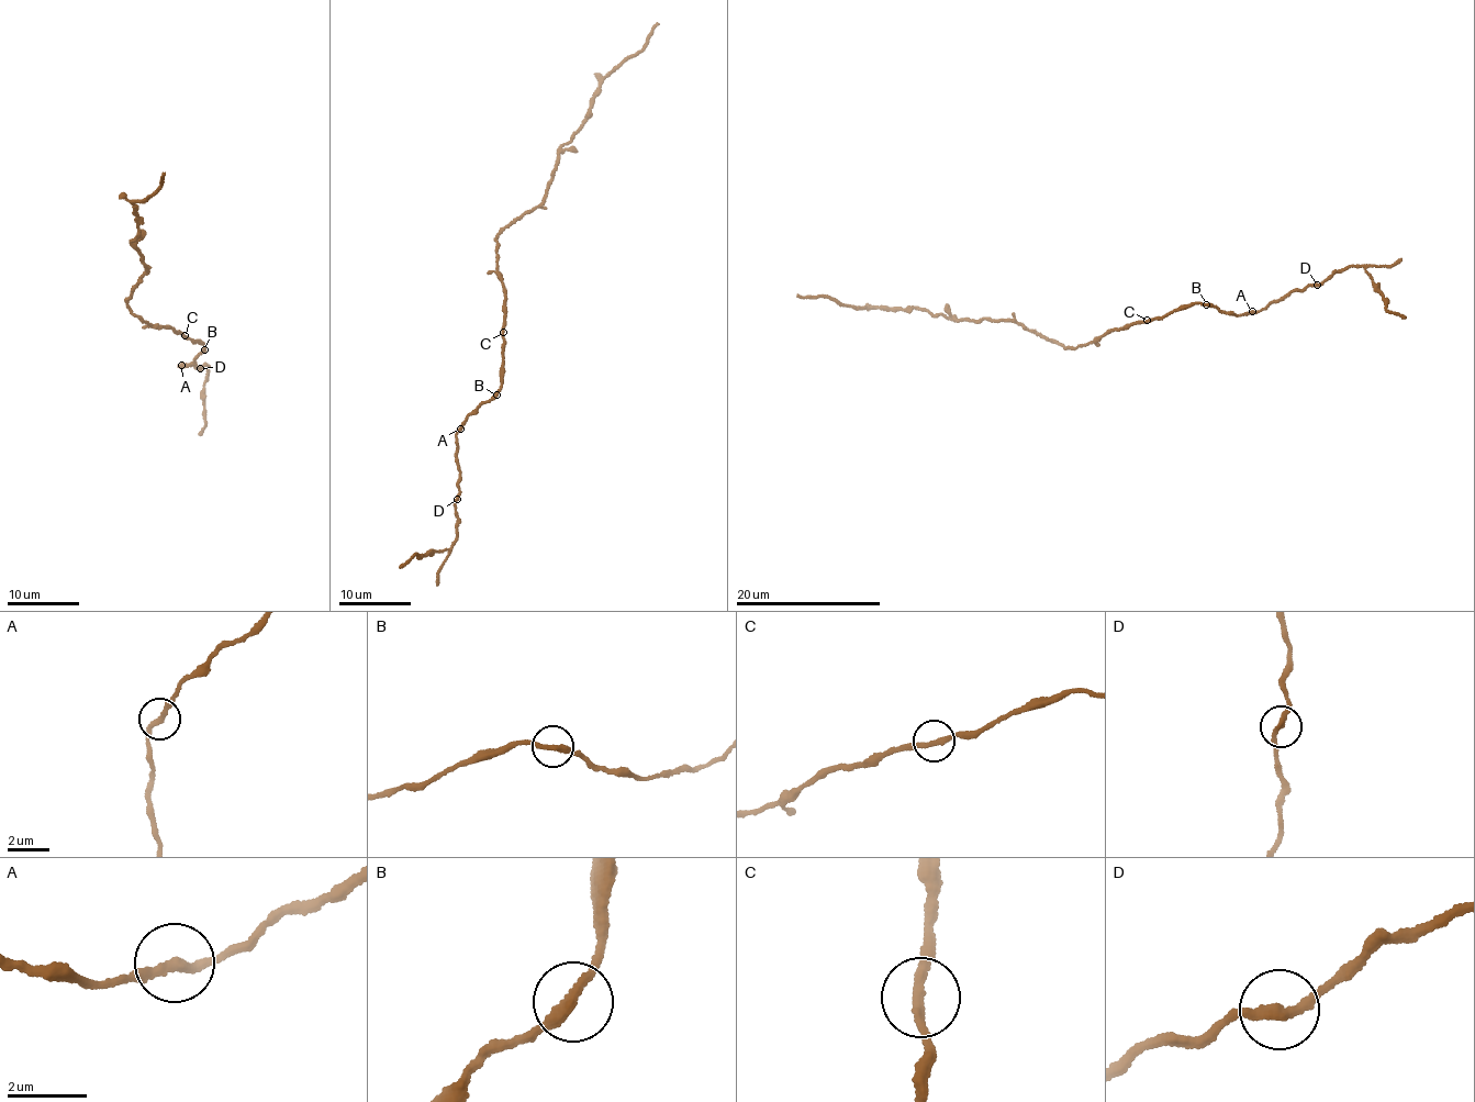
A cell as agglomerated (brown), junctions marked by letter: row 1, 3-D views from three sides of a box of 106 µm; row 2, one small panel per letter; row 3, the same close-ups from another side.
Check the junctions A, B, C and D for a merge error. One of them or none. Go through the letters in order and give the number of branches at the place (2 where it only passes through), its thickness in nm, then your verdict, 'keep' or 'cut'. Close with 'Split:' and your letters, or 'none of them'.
A: 2 | 240 nm | keep
B: 2 | 260 nm | keep
C: 2 | 240 nm | keep
D: 2 | 240 nm | keep
Split: none of them

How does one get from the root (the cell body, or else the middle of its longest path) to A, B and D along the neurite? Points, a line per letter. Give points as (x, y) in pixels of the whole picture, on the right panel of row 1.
A: (1112, 331), (1153, 320), (1198, 302), (1236, 315), (1252, 311)
B: (1112, 331), (1153, 320), (1195, 303), (1206, 304)
D: (1112, 331), (1153, 320), (1198, 302), (1236, 315), (1246, 315), (1316, 284)

